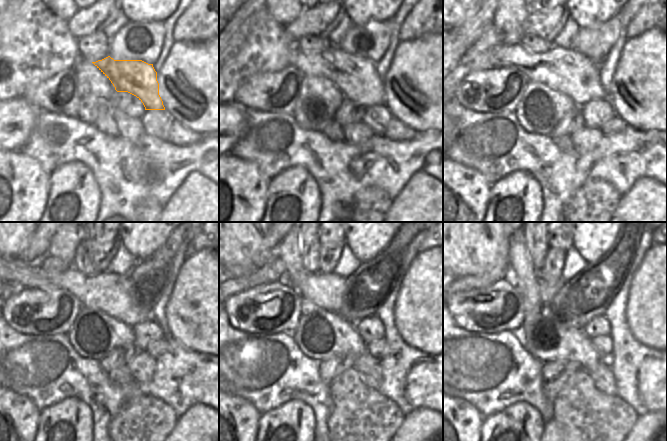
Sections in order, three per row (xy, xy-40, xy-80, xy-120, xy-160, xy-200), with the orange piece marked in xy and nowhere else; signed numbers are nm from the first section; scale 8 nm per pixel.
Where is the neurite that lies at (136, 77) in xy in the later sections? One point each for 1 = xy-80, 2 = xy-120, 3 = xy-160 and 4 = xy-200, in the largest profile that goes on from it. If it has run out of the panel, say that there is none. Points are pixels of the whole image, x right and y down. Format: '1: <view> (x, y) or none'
1: xy-80 (563, 69)
2: xy-120 (111, 293)
3: xy-160 (326, 291)
4: xy-200 (466, 283)

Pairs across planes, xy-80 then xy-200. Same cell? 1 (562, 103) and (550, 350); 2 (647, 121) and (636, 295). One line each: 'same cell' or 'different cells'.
1: same cell
2: same cell

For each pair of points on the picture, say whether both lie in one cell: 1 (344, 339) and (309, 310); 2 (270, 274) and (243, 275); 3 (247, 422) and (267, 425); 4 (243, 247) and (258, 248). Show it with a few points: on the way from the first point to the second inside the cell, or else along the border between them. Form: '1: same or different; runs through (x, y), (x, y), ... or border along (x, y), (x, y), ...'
1: same; runs through (334, 329), (319, 311)
2: same; runs through (263, 274), (250, 275)
3: different; border along (261, 414), (257, 430)
4: same; runs through (247, 247), (254, 248)

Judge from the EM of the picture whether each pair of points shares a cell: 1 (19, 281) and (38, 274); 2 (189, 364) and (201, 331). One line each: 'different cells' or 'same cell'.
1: same cell
2: different cells

